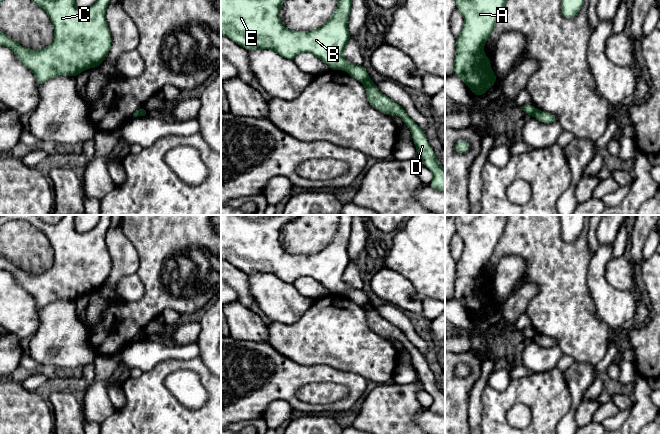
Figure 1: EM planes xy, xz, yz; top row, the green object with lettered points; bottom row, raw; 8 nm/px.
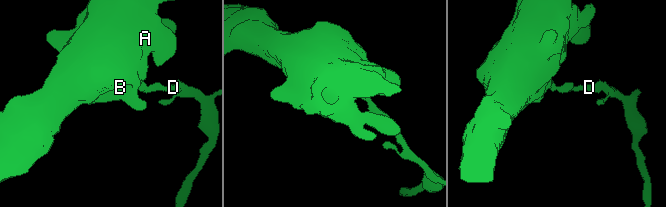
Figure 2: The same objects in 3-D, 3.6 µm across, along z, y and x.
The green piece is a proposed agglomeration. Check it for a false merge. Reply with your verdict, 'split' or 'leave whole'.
split

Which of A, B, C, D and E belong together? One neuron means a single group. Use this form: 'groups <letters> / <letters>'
groups A B C E / D

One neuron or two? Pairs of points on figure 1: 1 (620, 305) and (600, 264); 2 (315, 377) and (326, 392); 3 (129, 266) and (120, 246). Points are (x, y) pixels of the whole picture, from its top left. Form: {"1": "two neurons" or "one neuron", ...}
{"1": "one neuron", "2": "two neurons", "3": "one neuron"}

